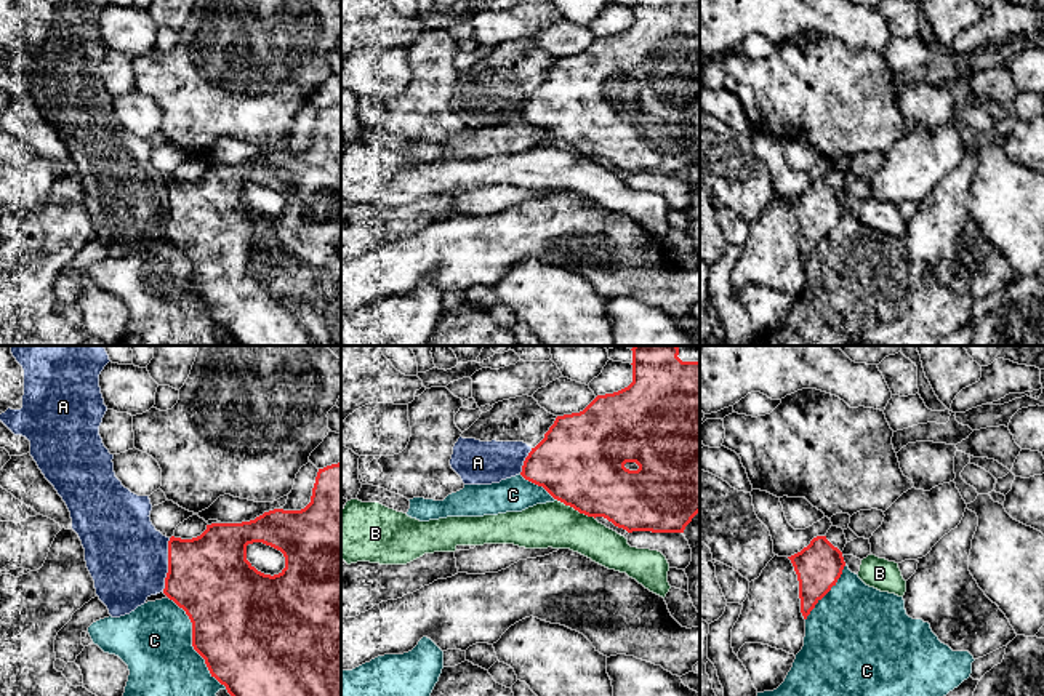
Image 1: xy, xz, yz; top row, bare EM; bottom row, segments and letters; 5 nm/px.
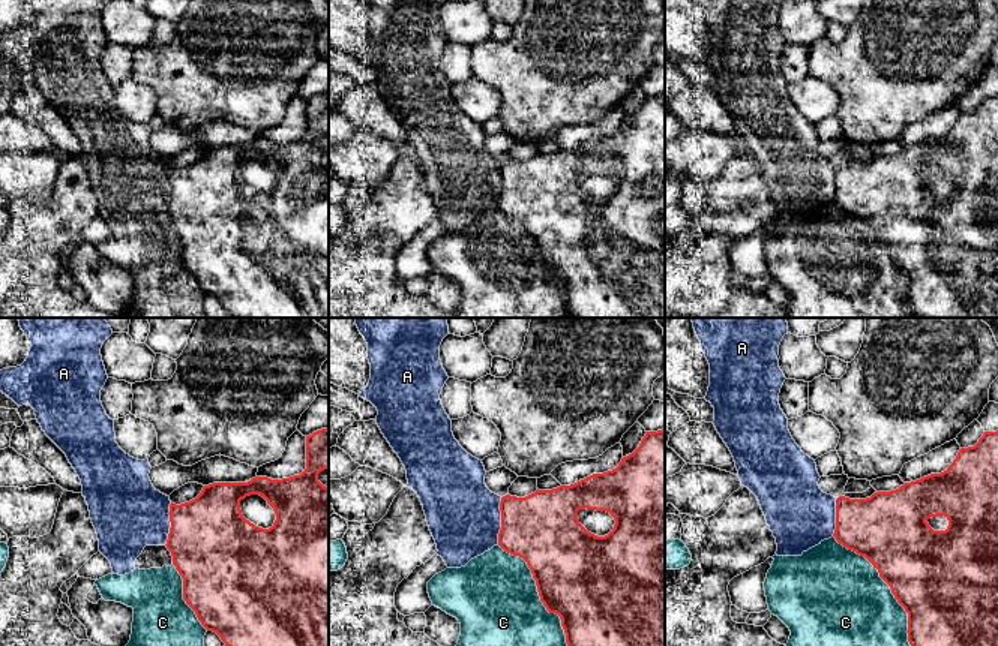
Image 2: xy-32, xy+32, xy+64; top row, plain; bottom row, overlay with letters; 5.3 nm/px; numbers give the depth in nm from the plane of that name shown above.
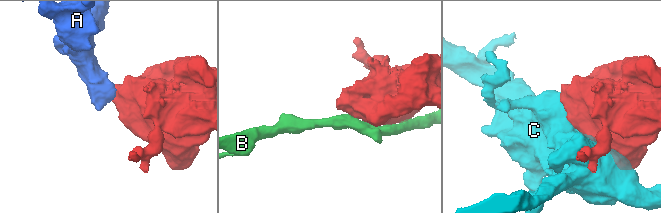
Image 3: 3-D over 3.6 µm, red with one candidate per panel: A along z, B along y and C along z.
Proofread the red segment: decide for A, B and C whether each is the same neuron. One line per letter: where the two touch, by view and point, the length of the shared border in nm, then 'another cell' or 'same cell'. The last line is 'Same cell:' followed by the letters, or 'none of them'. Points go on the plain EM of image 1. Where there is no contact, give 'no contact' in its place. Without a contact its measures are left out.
A: xy (168, 207) | 280 nm | another cell
B: xz (578, 152) | 200 nm | another cell
C: xy (192, 284) | 550 nm | another cell
Same cell: none of them

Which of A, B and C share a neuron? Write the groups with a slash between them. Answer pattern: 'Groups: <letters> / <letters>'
Groups: A / B / C

